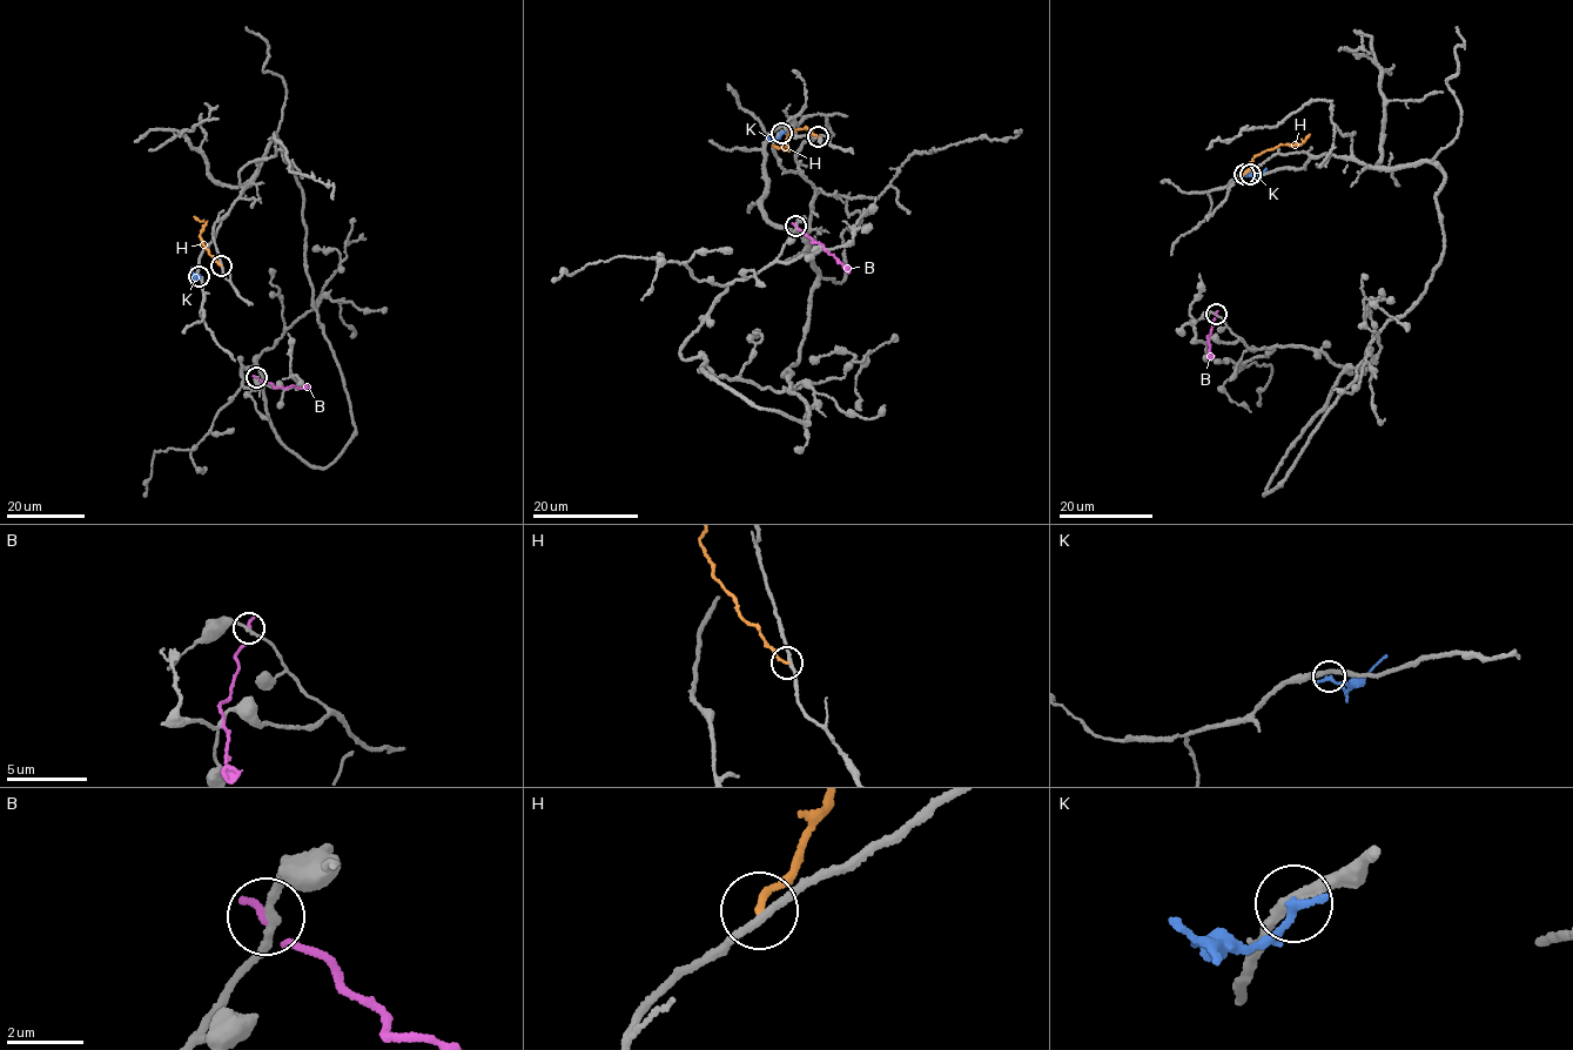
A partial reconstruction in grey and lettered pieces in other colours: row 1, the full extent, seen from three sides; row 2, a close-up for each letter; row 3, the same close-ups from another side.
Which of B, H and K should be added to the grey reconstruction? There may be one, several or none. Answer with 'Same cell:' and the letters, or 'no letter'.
Same cell: no letter

